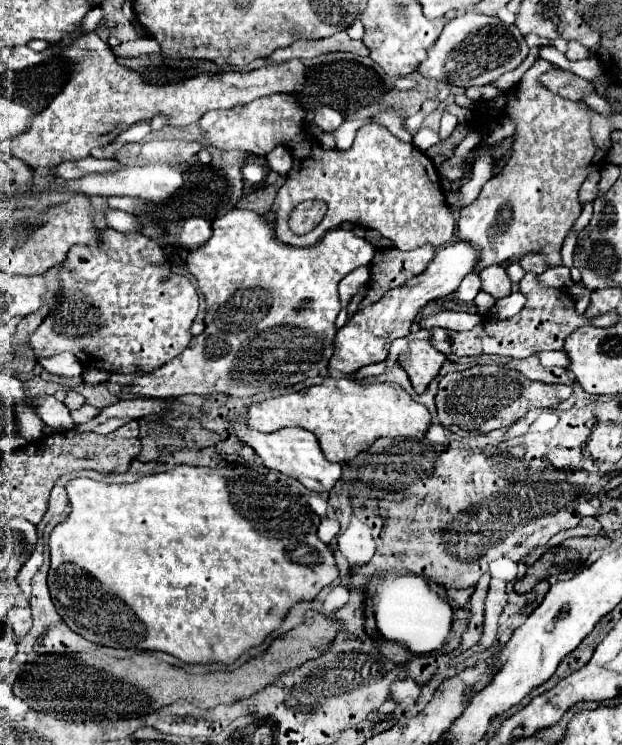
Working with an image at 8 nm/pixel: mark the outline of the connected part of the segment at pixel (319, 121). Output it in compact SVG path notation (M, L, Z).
M320 107L316 111L314 110L314 119L312 121L320 131L336 131L342 123L344 123L344 117L340 115L339 111L334 111L331 107Z

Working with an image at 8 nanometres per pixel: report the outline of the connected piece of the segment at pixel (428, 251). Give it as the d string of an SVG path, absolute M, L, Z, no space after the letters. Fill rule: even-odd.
M422 245L414 251L400 251L400 249L378 251L370 263L368 295L360 303L360 309L370 303L376 303L394 287L400 287L412 277L424 273L436 251L438 249L434 245Z

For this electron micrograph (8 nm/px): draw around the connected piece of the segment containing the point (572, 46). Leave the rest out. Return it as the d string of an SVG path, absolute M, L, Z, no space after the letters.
M568 41L568 51L566 51L566 57L570 61L578 61L578 59L588 59L590 57L590 51L580 45L578 41Z

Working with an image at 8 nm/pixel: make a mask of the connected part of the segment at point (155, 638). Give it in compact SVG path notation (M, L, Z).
M178 465L172 471L144 475L134 483L108 485L86 477L70 479L66 485L70 499L70 515L58 523L50 533L50 571L48 583L52 601L66 621L66 625L84 639L106 647L132 647L148 651L164 651L178 657L184 663L234 663L246 649L260 645L266 635L278 629L288 609L300 599L314 599L322 587L330 585L338 577L334 555L326 543L316 535L320 517L308 507L302 495L292 495L280 481L270 481L266 475L248 467L192 467Z

